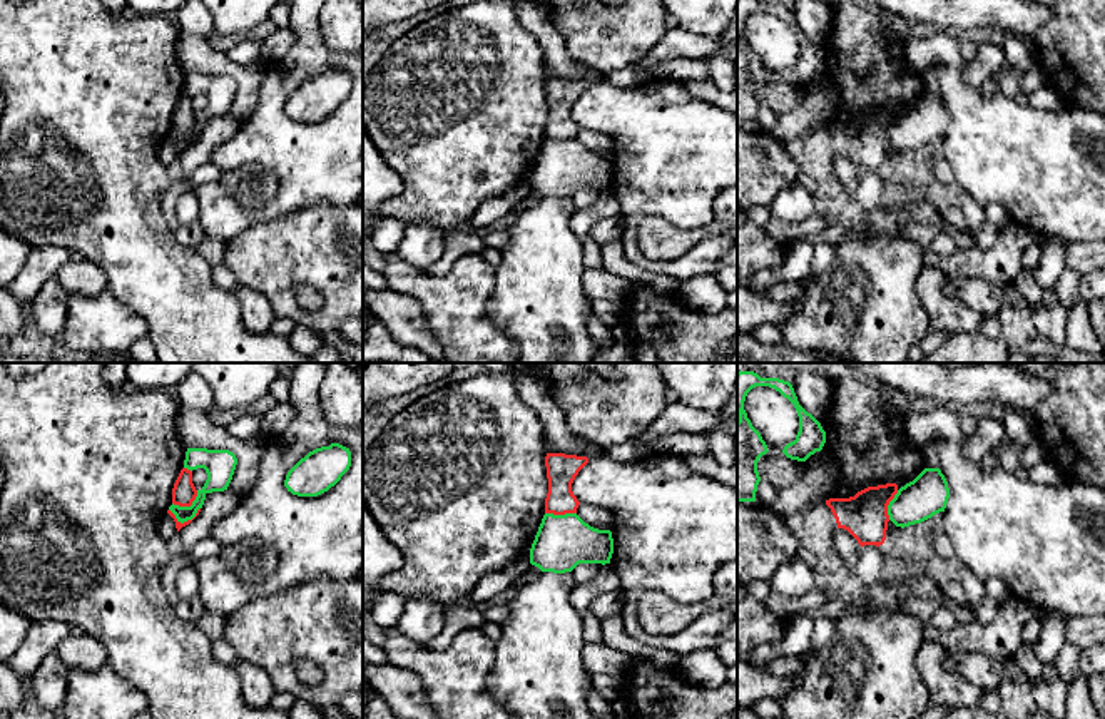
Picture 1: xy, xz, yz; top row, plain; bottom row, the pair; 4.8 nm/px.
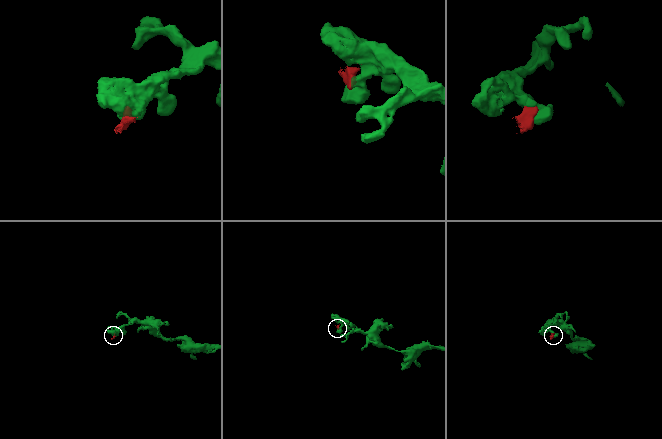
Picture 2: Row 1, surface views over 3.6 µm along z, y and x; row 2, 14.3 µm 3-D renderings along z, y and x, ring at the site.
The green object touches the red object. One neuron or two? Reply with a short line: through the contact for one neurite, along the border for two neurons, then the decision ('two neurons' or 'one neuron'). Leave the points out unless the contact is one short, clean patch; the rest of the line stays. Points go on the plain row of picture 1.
line xy (198, 116), (189, 131), (173, 129); two neurons

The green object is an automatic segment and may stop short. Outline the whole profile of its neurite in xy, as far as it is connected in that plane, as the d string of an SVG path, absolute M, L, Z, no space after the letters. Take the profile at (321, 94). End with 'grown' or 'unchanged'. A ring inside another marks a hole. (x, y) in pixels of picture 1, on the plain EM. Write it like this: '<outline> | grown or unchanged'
M331 69L309 77L286 100L284 112L298 122L318 122L334 112L351 92L349 74Z | unchanged

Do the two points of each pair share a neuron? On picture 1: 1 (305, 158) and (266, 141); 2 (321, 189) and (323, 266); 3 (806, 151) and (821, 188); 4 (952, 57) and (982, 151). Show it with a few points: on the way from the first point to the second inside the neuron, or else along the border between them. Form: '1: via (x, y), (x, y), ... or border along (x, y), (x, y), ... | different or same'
1: via (295, 151), (276, 142) | same
2: border along (345, 204), (313, 204), (283, 214) | different
3: via (814, 159), (814, 173), (819, 179) | same
4: border along (931, 66), (947, 62), (958, 71) | different

